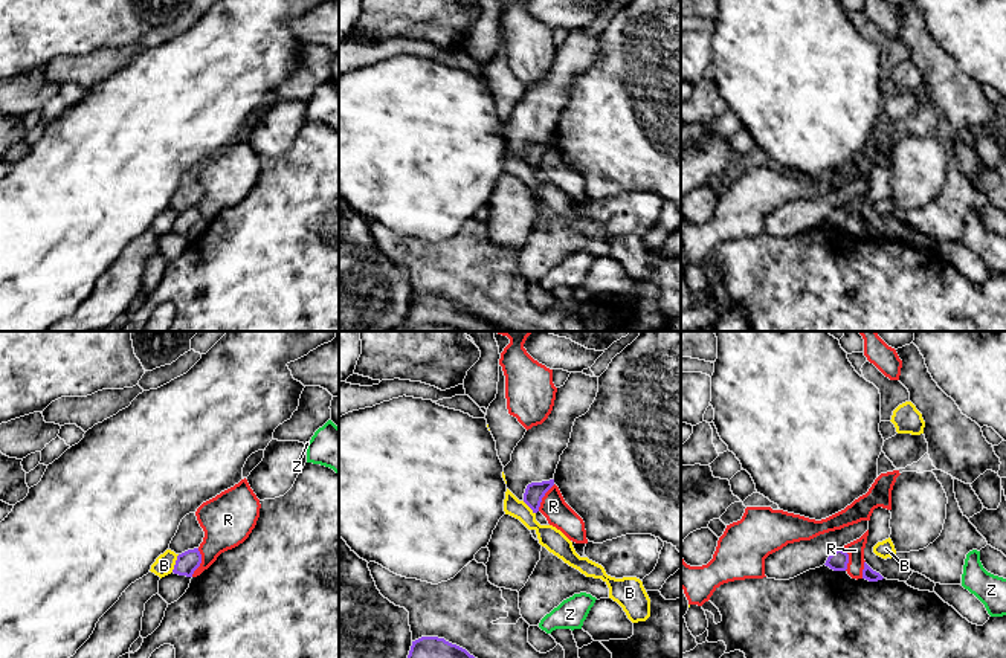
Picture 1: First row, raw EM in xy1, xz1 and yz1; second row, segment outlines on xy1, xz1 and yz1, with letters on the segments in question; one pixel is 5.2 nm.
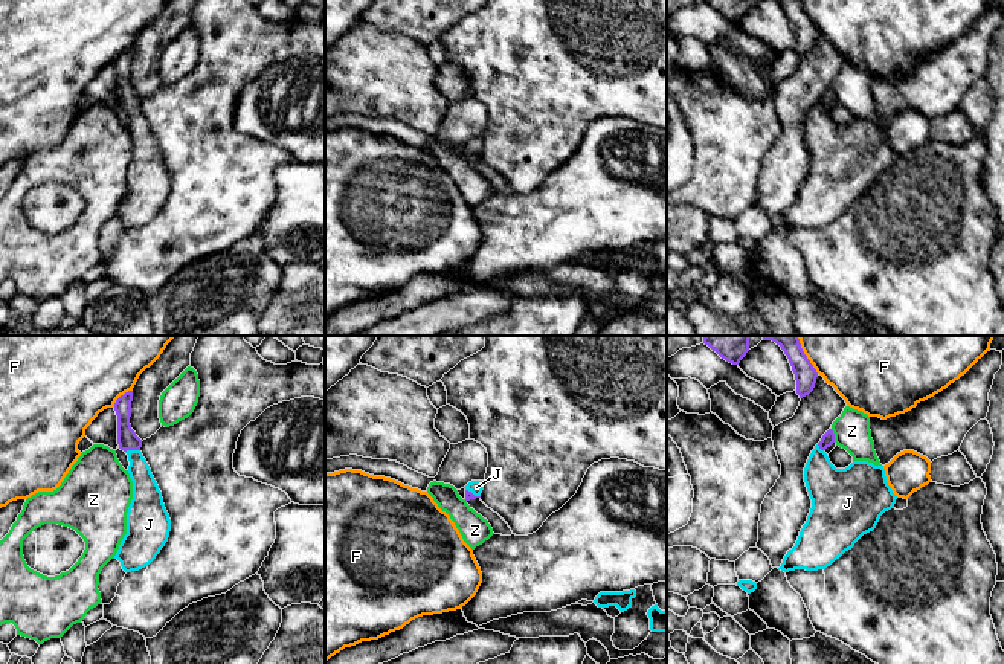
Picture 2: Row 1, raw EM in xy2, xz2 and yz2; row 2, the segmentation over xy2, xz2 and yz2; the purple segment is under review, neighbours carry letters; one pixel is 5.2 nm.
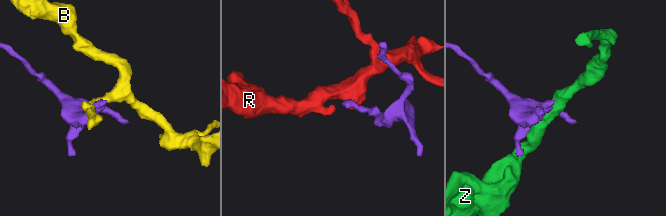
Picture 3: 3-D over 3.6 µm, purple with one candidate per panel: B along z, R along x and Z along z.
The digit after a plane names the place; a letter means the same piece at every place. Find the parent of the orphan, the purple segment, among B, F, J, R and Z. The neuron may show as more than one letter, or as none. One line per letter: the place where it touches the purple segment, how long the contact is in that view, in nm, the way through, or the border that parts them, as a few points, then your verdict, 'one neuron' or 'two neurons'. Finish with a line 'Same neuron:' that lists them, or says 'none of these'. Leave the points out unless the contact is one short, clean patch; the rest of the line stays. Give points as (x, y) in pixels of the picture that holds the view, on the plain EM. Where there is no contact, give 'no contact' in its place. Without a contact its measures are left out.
B: xy1 (176, 222) | 100 nm | along xy1 (179, 212), (171, 229) | two neurons
F: xy2 (121, 54) | 140 nm | two neurons
J: xy2 (131, 107) | 80 nm | across xy2 (127, 96), (131, 107), (145, 150) | one neuron
R: xy1 (200, 220) | 160 nm | along xy1 (199, 206), (200, 223), (191, 234) | two neurons
Z: yz2 (833, 93) | 80 nm | two neurons
Same neuron: J

